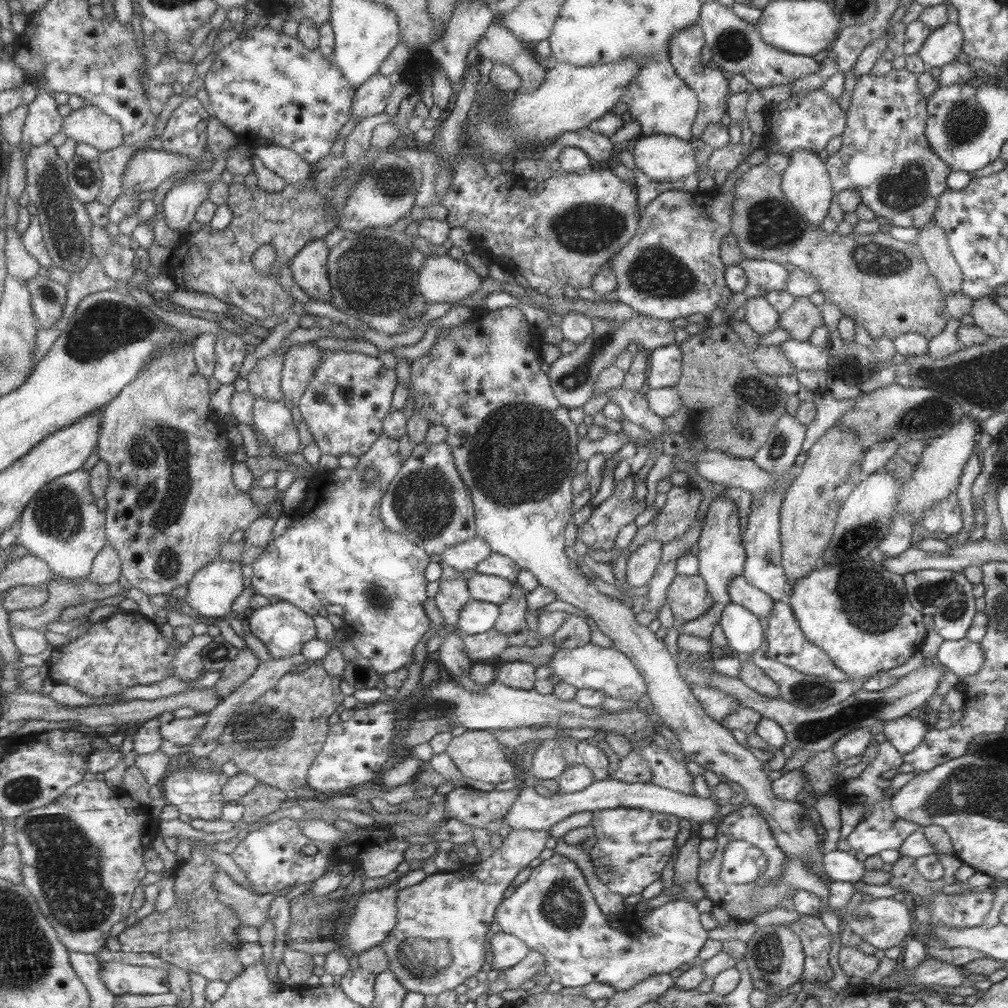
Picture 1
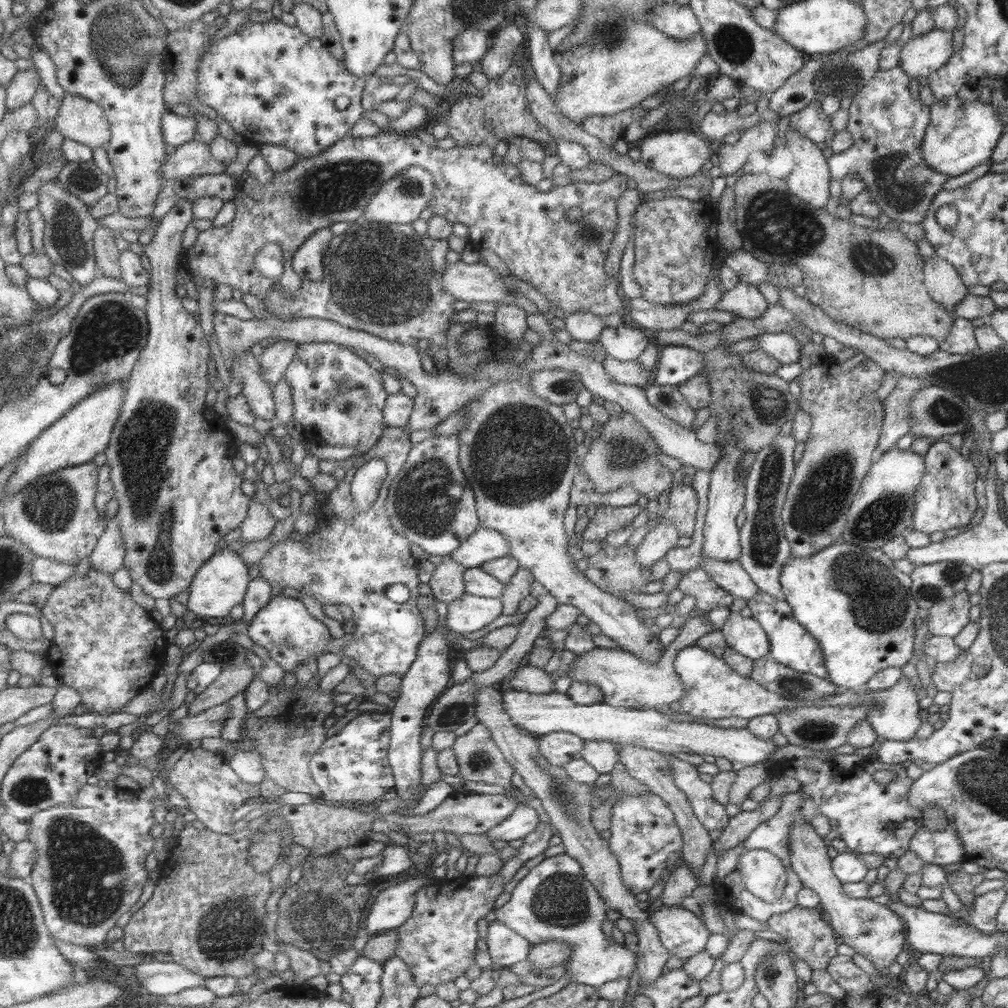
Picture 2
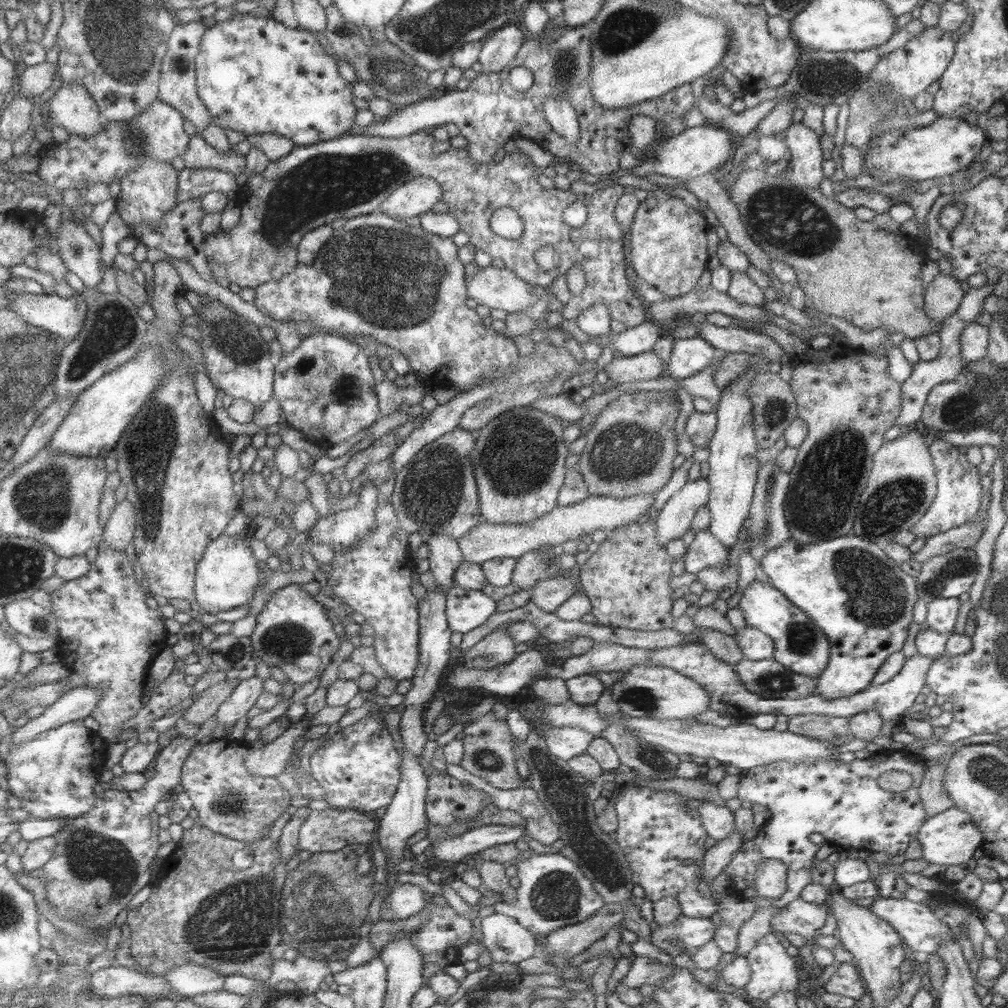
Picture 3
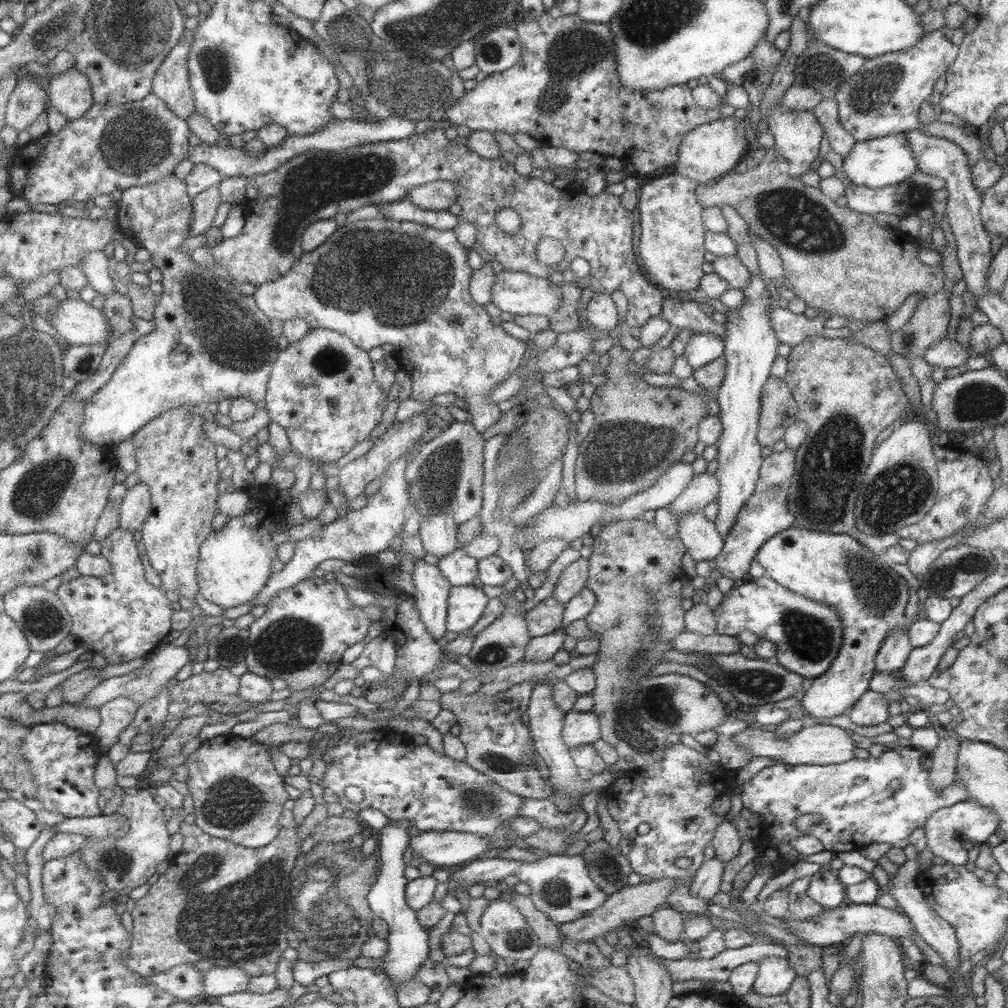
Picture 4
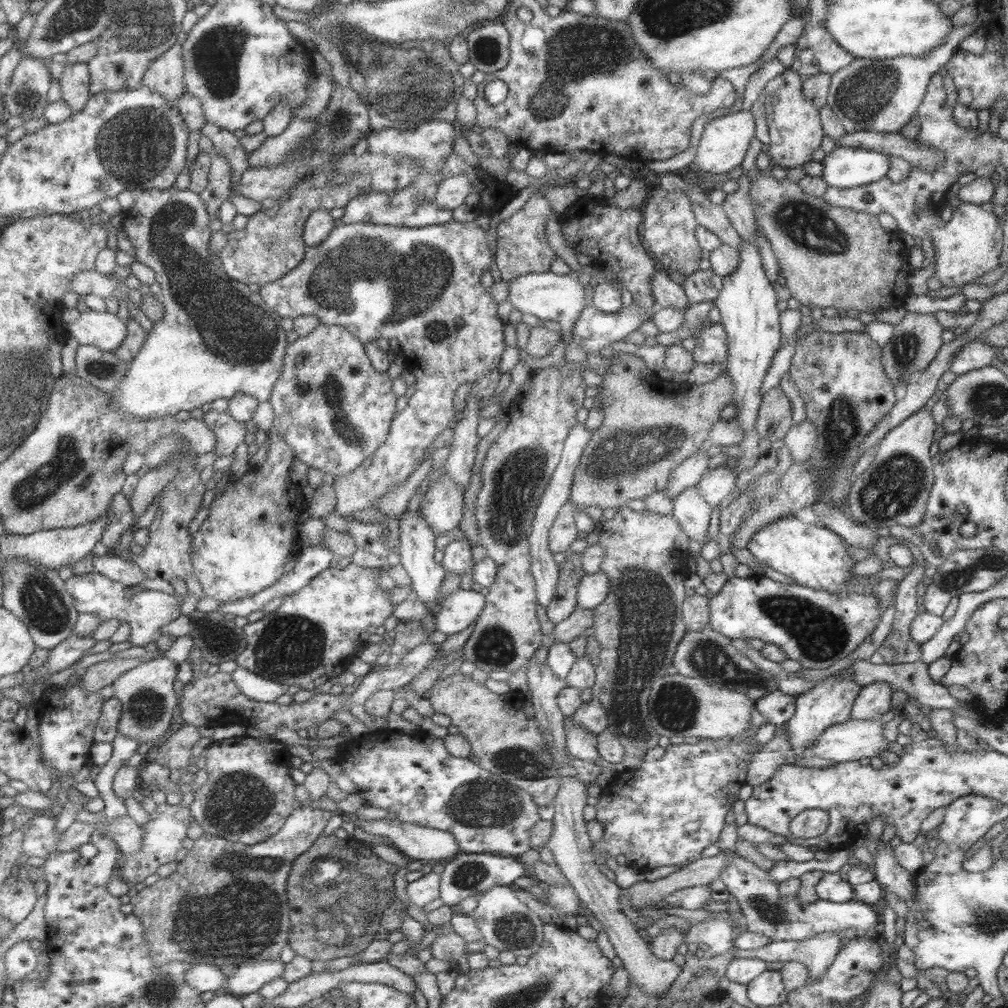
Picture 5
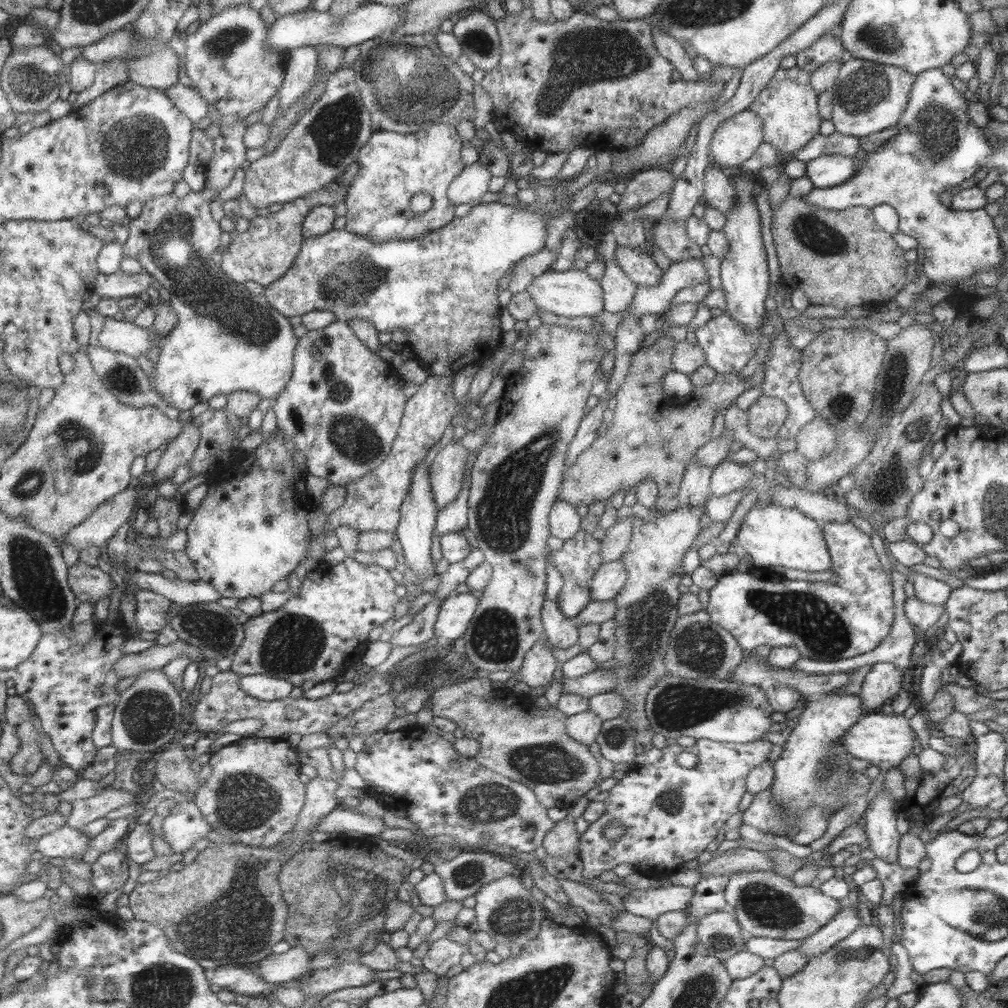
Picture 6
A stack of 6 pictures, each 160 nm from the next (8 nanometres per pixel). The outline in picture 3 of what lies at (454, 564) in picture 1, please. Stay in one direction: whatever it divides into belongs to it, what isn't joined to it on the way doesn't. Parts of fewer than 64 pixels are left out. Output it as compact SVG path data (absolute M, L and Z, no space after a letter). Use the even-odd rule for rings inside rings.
M654 494L651 496L635 495L621 499L589 495L589 498L585 498L577 504L565 507L557 506L546 515L541 515L538 519L531 519L526 523L491 524L483 520L456 541L462 557L467 562L481 565L485 560L493 558L510 557L517 560L525 552L533 551L534 548L539 548L543 544L558 547L565 540L577 542L584 534L589 536L593 530L611 533L614 529L619 529L646 513L649 507L652 508L654 498Z

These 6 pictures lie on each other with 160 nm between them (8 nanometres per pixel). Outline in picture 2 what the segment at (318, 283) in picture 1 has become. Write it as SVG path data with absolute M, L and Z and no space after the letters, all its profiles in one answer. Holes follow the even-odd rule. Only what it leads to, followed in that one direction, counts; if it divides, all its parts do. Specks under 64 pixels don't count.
M321 228L316 232L313 232L311 236L305 239L305 242L295 250L292 256L292 269L295 274L300 276L300 280L312 280L318 281L323 278L323 257L325 249L329 244L329 241L333 238L332 232L328 228Z

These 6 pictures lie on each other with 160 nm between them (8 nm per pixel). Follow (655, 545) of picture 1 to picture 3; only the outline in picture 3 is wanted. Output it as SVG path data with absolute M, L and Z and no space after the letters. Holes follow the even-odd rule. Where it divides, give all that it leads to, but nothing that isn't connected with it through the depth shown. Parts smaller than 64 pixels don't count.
M706 478L687 480L677 492L663 504L655 523L656 539L663 547L672 538L680 538L690 530L691 519L700 507L707 505L709 484Z

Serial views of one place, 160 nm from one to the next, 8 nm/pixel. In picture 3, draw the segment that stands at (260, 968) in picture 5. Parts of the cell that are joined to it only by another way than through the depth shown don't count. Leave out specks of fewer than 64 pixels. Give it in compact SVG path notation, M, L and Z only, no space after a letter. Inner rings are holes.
M199 964L179 965L165 974L169 986L179 994L179 998L207 994L224 990L227 978L213 968L205 968Z

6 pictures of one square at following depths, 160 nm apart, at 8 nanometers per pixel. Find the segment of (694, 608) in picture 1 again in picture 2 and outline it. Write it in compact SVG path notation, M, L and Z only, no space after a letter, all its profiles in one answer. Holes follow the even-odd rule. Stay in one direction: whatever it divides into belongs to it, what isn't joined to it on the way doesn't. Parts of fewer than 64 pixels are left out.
M689 570L677 583L684 596L691 595L696 599L695 609L691 614L707 614L716 606L729 607L732 596L727 589L715 584L703 570Z

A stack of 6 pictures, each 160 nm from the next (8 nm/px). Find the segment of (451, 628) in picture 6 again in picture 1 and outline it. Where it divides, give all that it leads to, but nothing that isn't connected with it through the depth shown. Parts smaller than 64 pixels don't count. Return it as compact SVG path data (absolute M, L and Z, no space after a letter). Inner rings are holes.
M469 599L459 610L456 628L465 635L485 632L494 625L498 614L498 605Z

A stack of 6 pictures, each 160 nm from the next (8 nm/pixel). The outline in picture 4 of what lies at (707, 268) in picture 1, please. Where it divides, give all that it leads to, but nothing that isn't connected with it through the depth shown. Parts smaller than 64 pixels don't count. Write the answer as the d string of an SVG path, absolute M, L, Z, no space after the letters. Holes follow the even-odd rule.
M670 173L667 176L653 179L648 184L640 187L636 209L639 210L639 258L643 264L643 270L647 272L647 278L655 283L665 293L684 294L698 286L703 274L703 254L705 254L703 237L707 232L702 222L702 206L697 202L695 189L700 185L699 181L688 179L686 176Z

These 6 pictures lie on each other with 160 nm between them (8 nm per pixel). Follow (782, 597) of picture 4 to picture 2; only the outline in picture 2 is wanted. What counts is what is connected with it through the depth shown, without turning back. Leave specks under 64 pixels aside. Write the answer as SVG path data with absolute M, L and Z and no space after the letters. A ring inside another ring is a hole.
M758 591L746 600L745 606L751 611L751 618L759 623L769 639L769 654L777 662L799 673L809 673L819 678L827 678L824 658L819 643L807 632L807 629L795 620L791 607L785 599L776 599L774 596Z

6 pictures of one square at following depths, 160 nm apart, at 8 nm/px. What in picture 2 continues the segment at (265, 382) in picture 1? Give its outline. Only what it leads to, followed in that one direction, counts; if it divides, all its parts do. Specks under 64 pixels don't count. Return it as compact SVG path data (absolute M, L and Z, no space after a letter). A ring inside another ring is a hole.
M278 340L265 348L258 357L262 377L267 384L274 385L283 376L296 351L296 344L291 341Z

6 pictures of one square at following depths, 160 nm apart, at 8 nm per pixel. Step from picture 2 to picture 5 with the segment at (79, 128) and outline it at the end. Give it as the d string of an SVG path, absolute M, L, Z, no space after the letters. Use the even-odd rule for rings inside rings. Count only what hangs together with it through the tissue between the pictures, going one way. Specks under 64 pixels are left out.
M75 63L65 66L57 90L61 92L61 99L65 100L74 112L82 111L92 98L90 65Z

